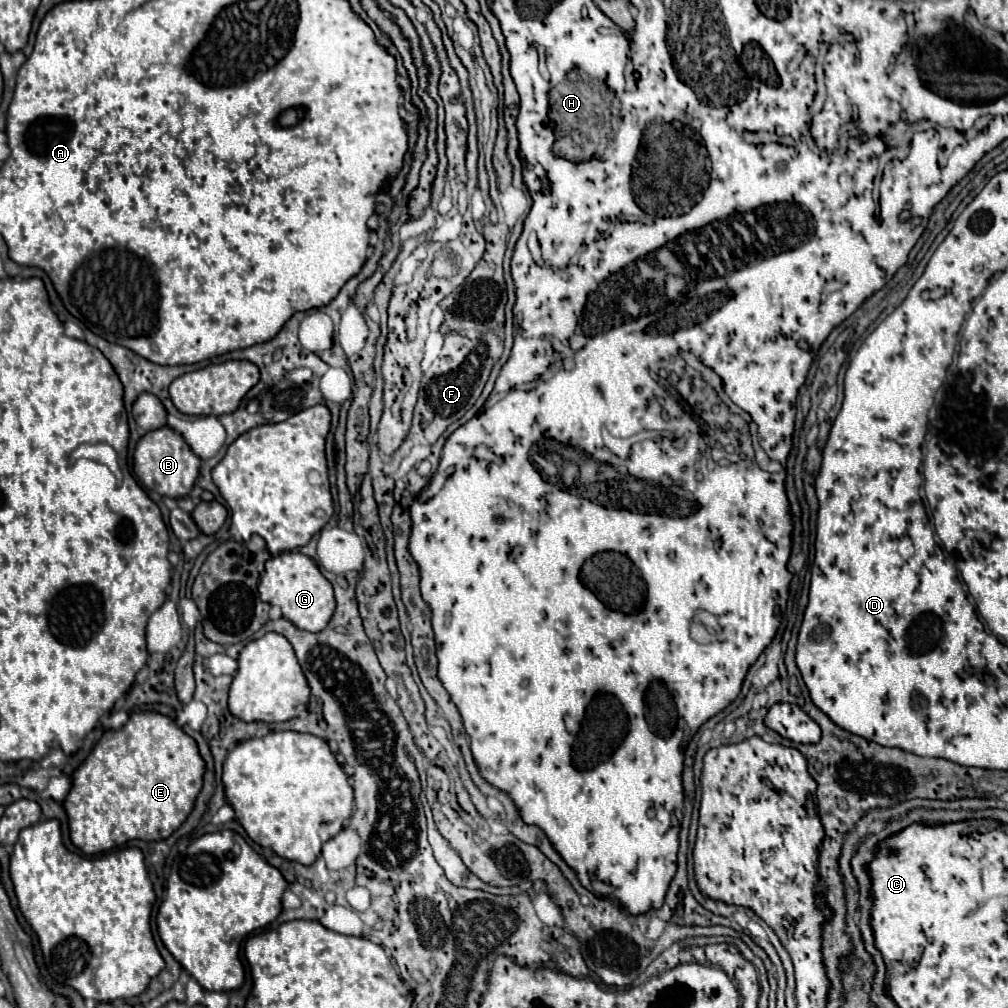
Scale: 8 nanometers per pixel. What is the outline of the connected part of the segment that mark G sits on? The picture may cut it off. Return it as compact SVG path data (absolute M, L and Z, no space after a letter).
M300 551L280 553L280 555L268 559L266 569L260 575L258 591L260 591L260 599L264 603L280 607L282 615L288 621L292 621L298 629L304 629L310 633L322 631L328 625L328 621L334 613L334 607L336 607L332 585L322 577L316 563L310 557L302 555Z

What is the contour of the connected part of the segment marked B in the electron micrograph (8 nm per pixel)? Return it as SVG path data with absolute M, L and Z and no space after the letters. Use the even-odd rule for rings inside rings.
M168 425L158 427L154 431L148 431L144 437L140 437L136 449L134 449L134 473L140 479L140 483L146 489L158 491L166 497L186 497L198 477L200 459L190 451L188 443Z

